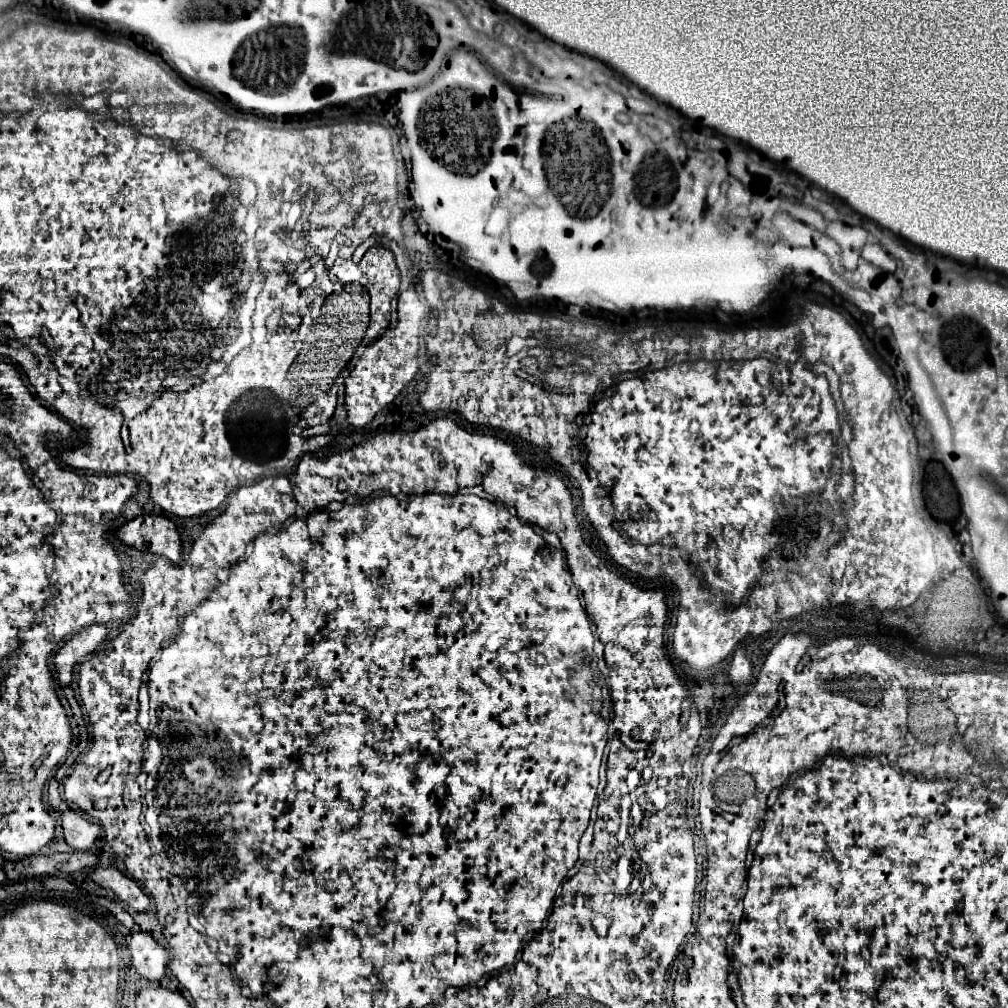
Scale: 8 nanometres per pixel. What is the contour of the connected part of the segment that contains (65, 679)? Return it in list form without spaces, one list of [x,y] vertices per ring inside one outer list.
[[[93,624],[85,630],[81,630],[77,636],[73,636],[69,642],[65,642],[57,650],[57,654],[53,656],[53,666],[57,670],[57,684],[63,688],[65,696],[69,700],[75,724],[79,728],[79,734],[83,732],[83,714],[81,714],[81,706],[77,704],[77,700],[73,696],[73,688],[71,688],[73,668],[77,662],[81,662],[85,656],[89,656],[105,638],[107,638],[107,628],[101,624],[97,624],[97,626]]]

